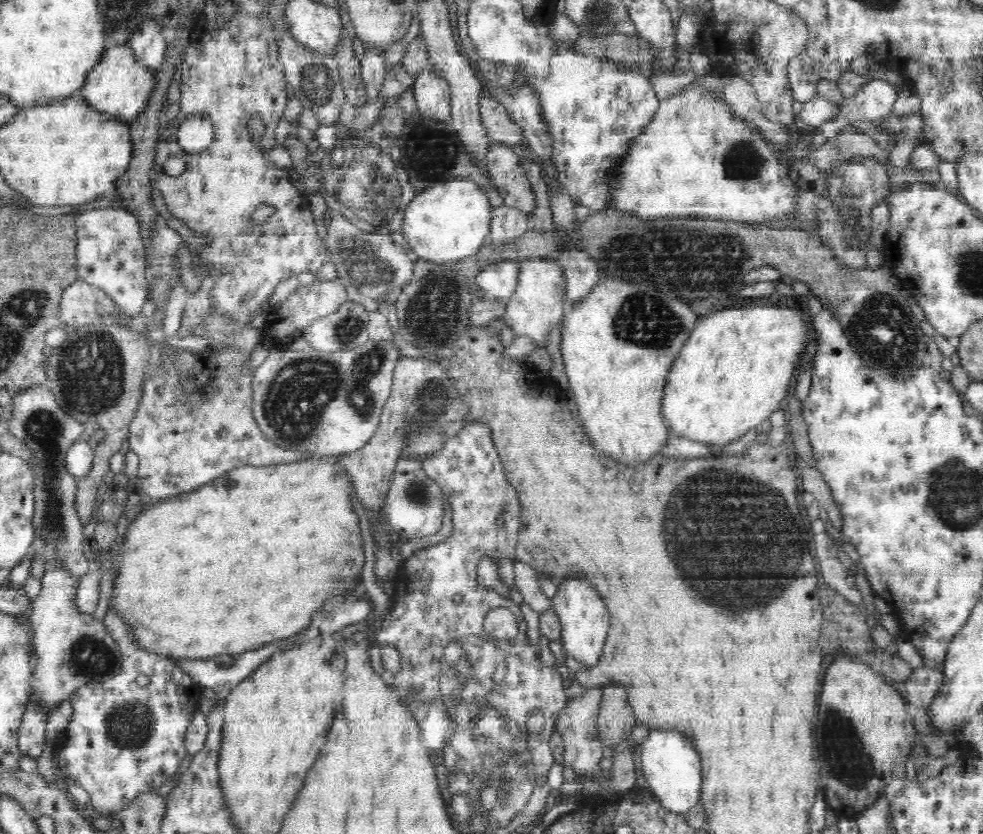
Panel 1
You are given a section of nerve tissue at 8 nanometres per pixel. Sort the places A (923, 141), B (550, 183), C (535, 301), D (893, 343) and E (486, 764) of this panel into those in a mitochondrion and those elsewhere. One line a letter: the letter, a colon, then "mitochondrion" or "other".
A: other
B: other
C: other
D: mitochondrion
E: mitochondrion

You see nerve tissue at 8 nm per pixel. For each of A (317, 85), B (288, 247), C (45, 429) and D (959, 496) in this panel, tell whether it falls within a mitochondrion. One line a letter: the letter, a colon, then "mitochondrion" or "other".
A: mitochondrion
B: other
C: mitochondrion
D: mitochondrion

